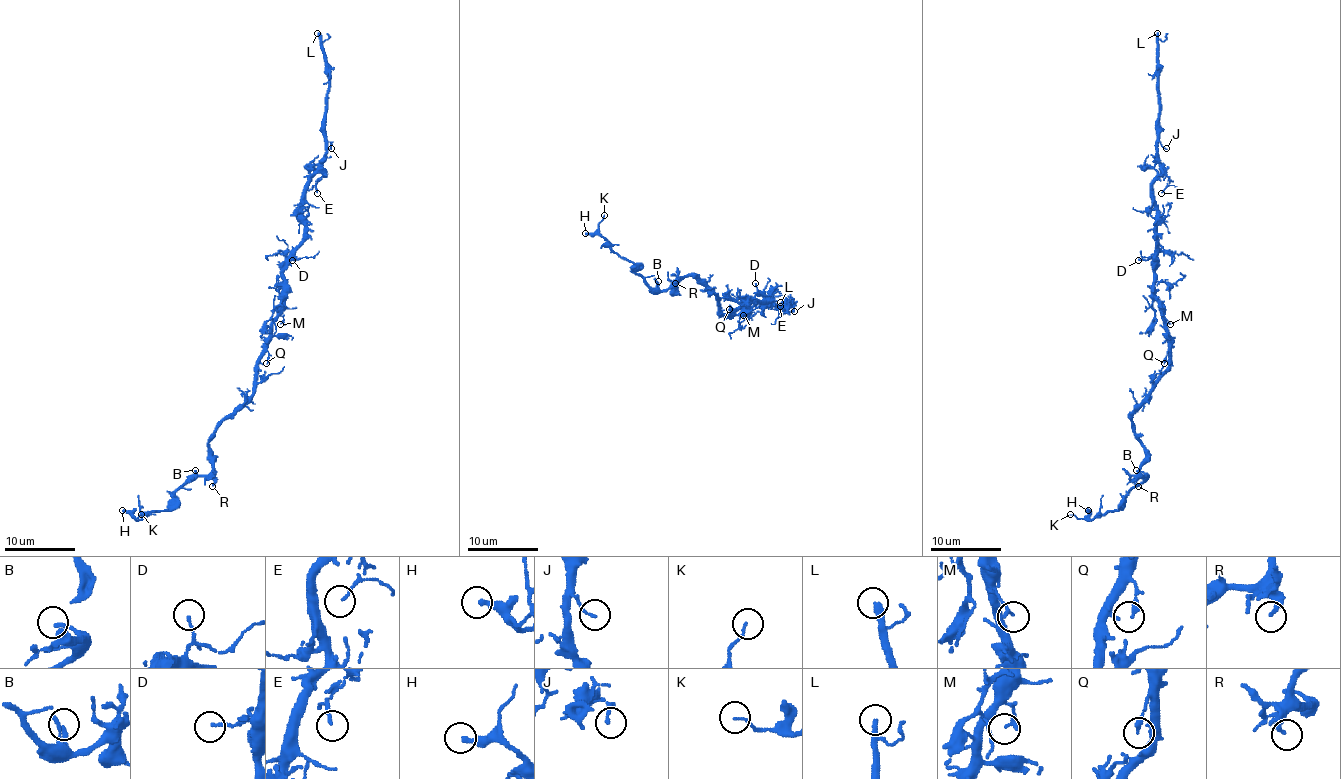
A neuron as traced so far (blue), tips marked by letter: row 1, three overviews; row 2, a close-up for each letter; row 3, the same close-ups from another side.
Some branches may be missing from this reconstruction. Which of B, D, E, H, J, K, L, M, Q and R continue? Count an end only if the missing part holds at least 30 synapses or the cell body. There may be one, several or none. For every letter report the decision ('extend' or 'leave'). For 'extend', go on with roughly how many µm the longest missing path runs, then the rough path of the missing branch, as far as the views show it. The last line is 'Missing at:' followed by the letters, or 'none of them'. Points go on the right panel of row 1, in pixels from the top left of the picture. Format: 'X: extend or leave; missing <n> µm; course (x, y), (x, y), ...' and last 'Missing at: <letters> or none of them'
B: leave
D: leave
E: leave
H: leave
J: leave
K: leave
L: extend; missing 90 µm
M: leave
Q: leave
R: leave
Missing at: L

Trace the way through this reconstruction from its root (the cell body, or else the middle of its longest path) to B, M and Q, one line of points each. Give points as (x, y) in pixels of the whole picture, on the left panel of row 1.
B: (273, 328), (271, 340), (257, 365), (255, 390), (221, 422), (209, 443), (211, 471), (198, 475), (195, 470)
M: (273, 328), (273, 320), (278, 315), (283, 319), (280, 324)
Q: (273, 328), (266, 363)

